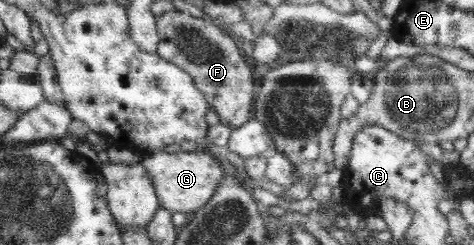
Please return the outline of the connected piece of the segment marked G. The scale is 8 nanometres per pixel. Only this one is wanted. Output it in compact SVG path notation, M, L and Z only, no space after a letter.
M203 149L172 154L165 151L146 153L141 163L151 177L161 207L172 213L194 212L208 204L219 182L228 175L217 158Z

